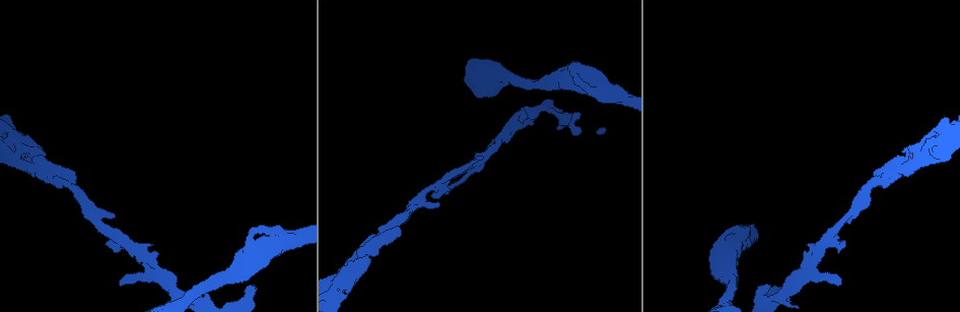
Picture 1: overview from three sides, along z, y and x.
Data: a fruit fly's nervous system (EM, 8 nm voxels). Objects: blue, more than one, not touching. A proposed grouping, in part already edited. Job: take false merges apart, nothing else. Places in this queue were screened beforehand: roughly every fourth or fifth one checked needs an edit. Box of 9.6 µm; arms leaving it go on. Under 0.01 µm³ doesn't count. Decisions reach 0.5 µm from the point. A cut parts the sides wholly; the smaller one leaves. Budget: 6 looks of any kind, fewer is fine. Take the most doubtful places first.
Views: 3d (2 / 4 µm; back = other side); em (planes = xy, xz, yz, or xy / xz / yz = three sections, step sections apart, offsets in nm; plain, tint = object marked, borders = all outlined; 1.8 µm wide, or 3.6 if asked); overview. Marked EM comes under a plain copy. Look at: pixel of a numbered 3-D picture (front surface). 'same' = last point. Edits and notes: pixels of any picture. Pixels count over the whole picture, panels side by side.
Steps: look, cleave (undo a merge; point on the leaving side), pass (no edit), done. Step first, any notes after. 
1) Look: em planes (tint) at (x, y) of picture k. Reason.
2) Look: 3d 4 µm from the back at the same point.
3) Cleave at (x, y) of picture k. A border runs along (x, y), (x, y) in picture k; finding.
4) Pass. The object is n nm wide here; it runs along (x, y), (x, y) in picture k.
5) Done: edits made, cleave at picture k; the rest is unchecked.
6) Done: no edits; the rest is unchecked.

Look: em xy step 4 (tint) at (20, 147) of picture 1. Sudden change in width.

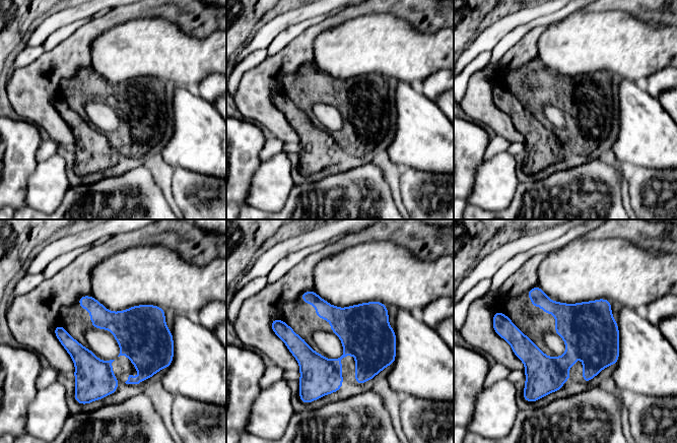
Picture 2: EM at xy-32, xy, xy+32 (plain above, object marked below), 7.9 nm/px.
Look: em yz step 8 (borders) at the same point.

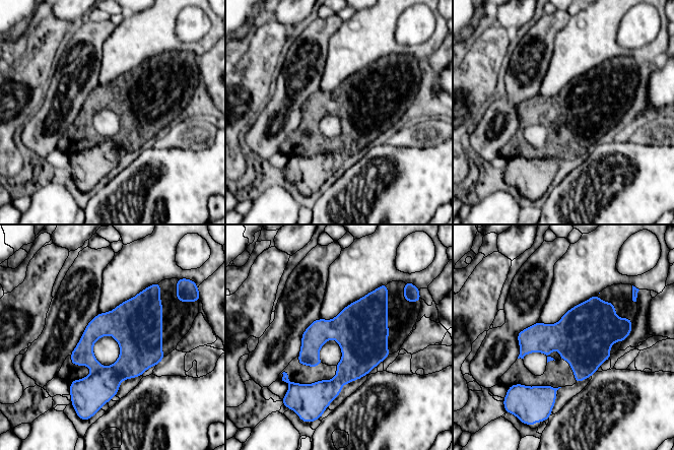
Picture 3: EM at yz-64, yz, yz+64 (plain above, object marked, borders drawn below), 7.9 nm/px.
Cleave at (138, 350) of picture 3. The object is 280 nm wide here; two neurons meet here.

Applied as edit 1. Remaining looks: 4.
Look: overview.

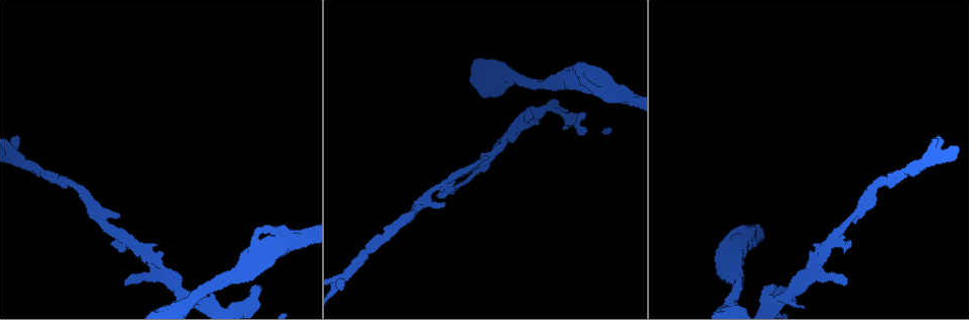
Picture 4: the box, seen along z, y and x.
Look: 3d 4 µm at (449, 179) of picture 4. A fork.

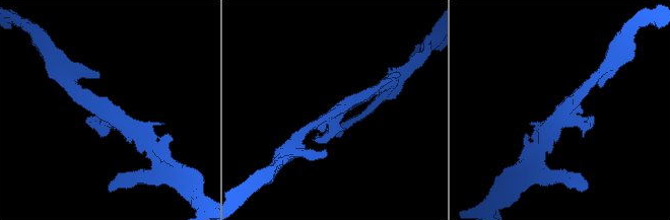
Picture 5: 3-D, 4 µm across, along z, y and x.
Look: em 3.6 µm planes (tint) at (106, 113) of picture 5. Now the EM.

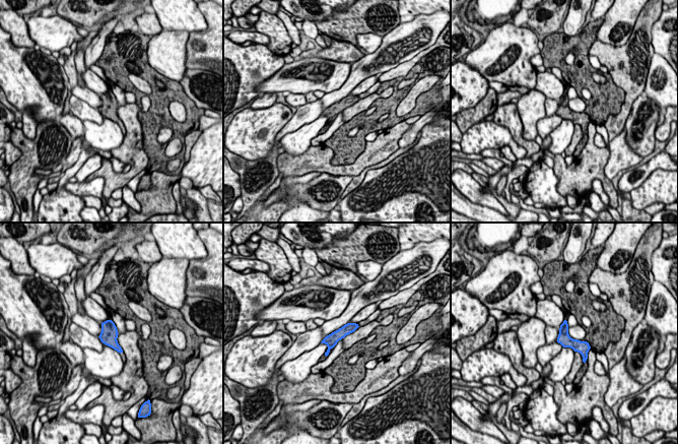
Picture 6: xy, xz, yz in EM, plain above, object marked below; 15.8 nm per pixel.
Pass. It runs along (564, 325), (564, 334), (585, 357) in picture 6; all the same neuron.

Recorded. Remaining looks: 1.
Look: em planes (tint) at (749, 239) of picture 4. Calibre changes.

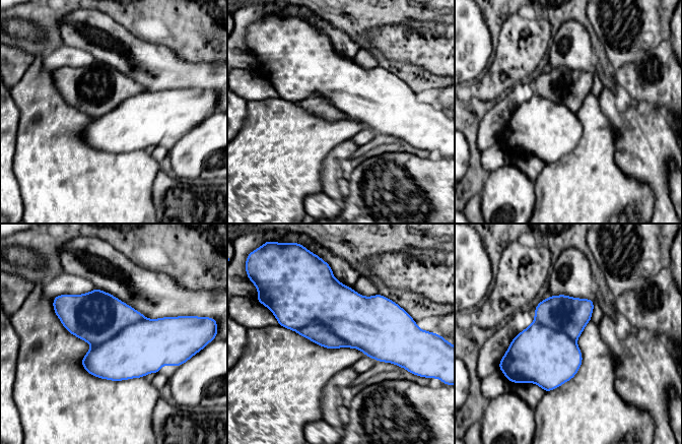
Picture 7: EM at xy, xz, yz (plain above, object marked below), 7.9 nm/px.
Cleave at (320, 334) of picture 7. A border runs along (295, 330), (320, 322), (353, 347) in picture 7; two neurons meet here.

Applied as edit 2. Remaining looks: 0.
Done: edits made, cleave at picture 3, cleave at picture 7; the rest is unchecked.

